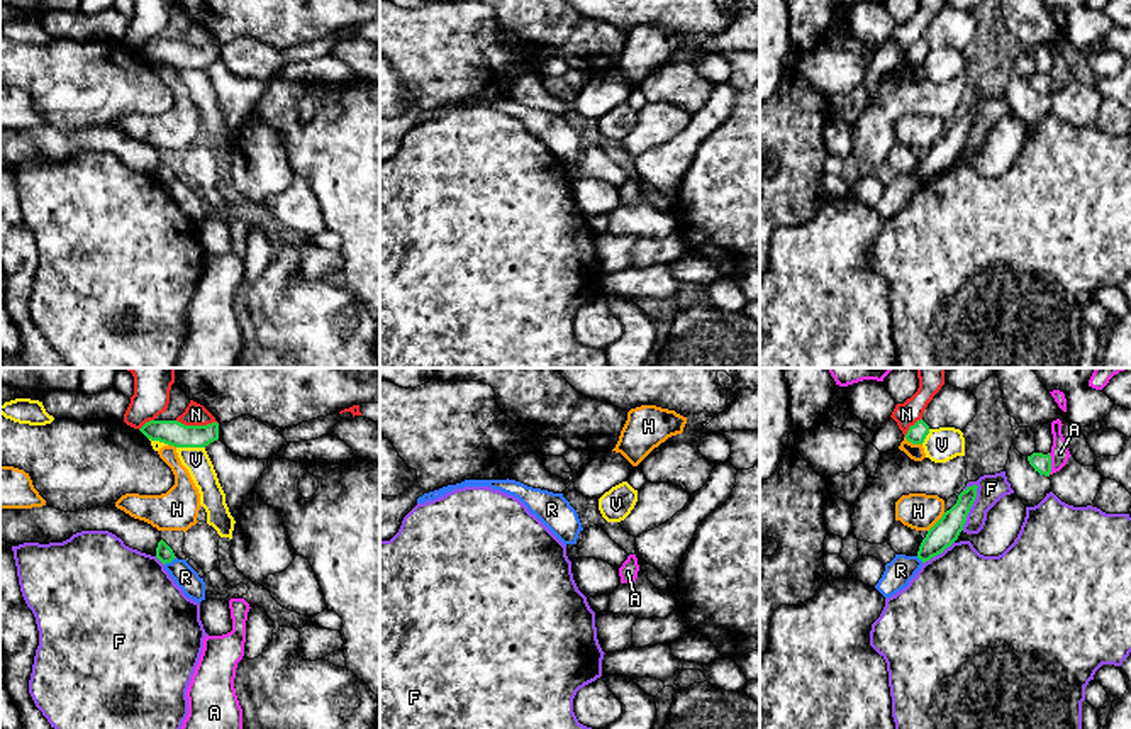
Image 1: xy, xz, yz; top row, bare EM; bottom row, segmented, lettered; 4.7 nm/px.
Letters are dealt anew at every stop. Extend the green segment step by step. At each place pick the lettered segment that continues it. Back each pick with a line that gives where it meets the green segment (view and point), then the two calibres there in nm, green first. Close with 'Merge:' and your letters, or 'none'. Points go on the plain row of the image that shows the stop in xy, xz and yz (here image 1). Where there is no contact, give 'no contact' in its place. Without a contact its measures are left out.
Merge: none

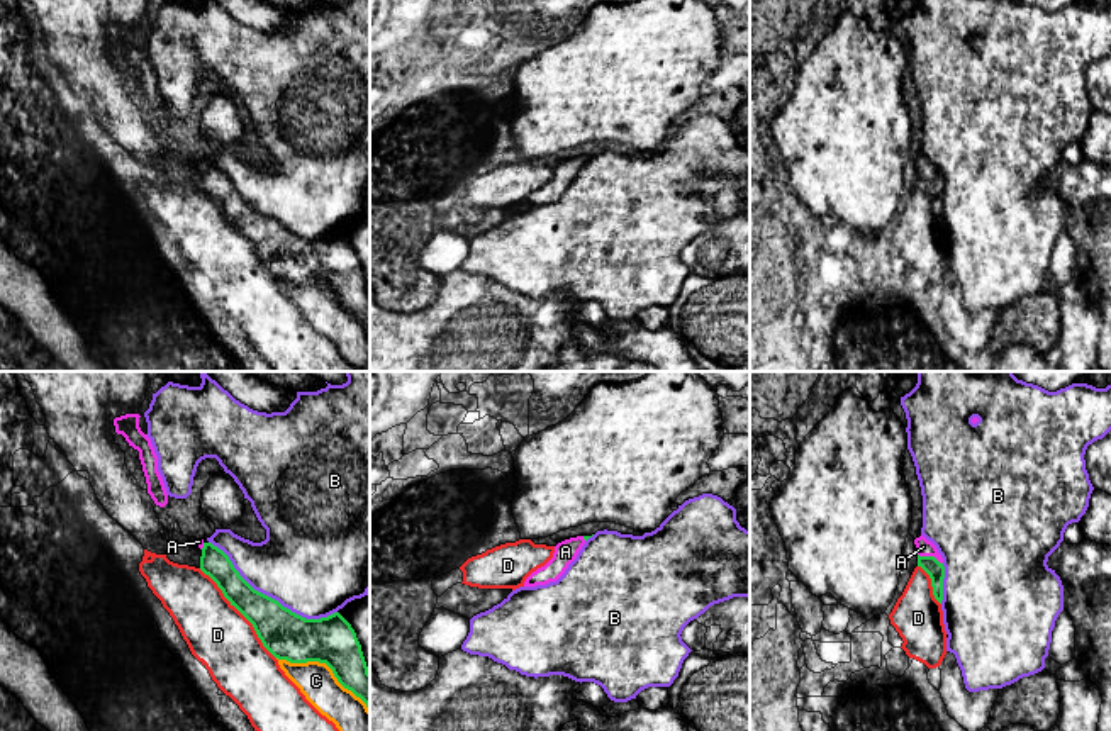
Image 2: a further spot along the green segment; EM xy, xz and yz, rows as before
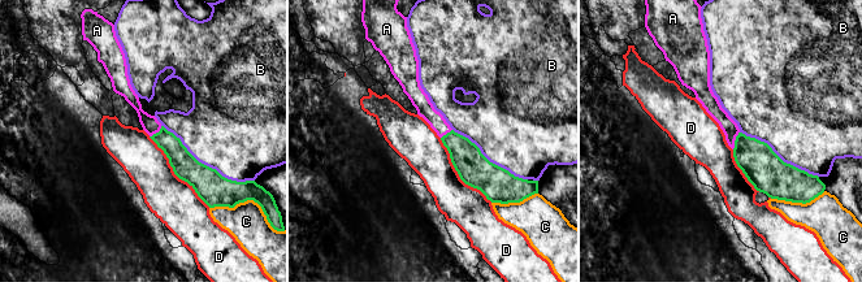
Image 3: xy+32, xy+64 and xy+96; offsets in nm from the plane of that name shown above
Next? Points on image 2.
A: contact yz (930, 177); calibres 80 and 80 nm
Merge: A

